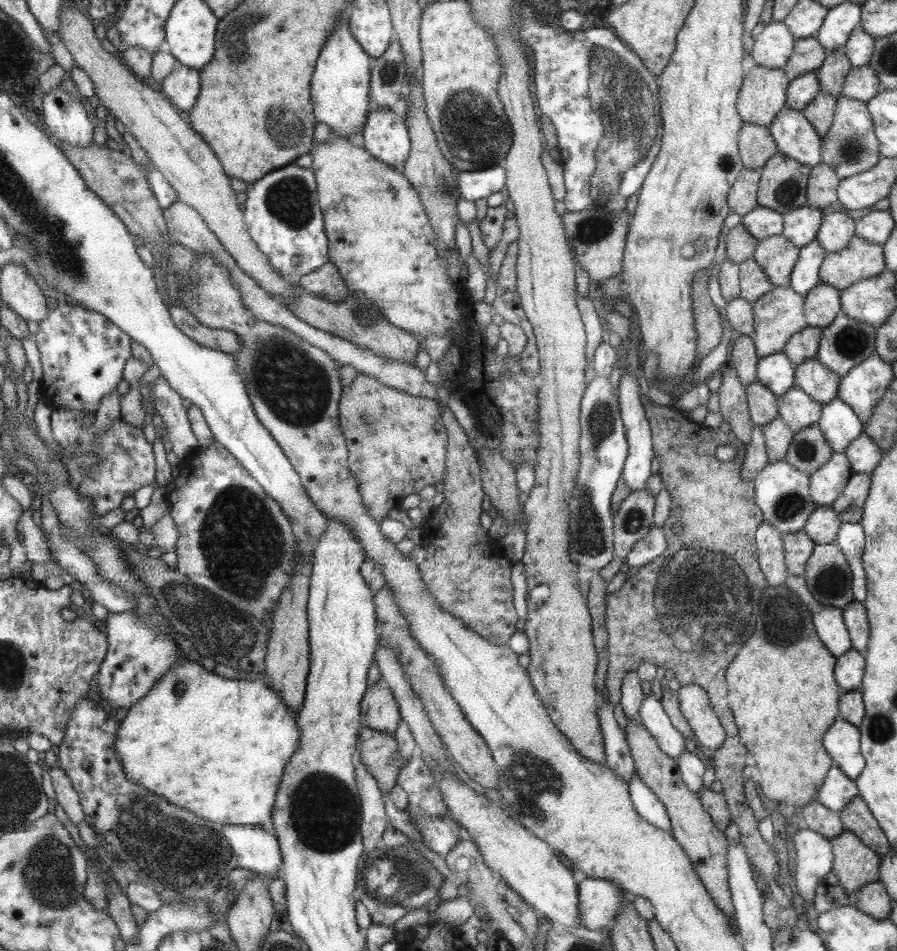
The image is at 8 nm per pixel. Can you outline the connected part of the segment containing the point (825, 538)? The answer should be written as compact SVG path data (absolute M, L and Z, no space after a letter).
M817 506L817 510L813 512L803 531L813 539L816 546L832 544L836 542L842 524L830 506Z

